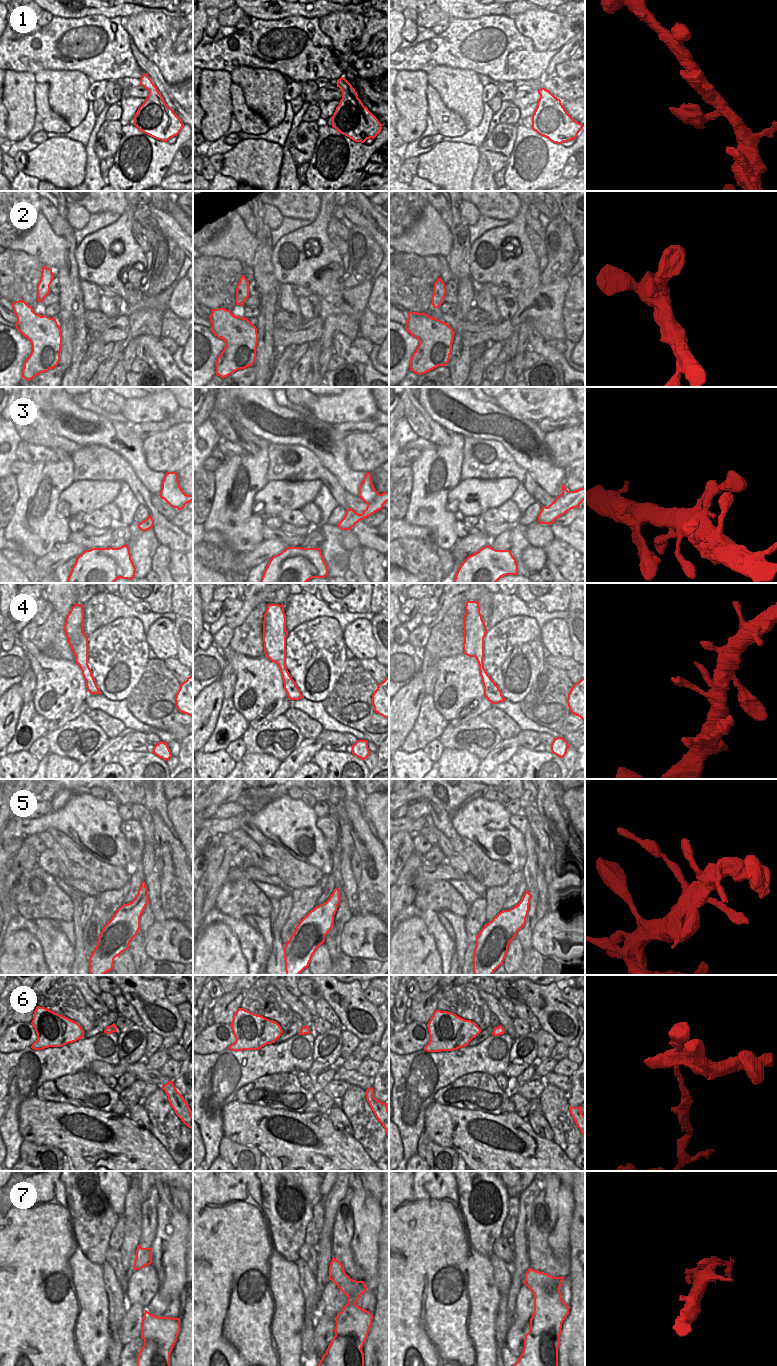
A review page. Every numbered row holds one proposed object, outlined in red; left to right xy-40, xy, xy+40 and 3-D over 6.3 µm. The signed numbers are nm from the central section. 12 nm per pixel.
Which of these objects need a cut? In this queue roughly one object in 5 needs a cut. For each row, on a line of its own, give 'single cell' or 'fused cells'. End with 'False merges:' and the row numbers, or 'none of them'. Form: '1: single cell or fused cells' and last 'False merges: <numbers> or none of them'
1: single cell
2: single cell
3: single cell
4: single cell
5: single cell
6: fused cells
7: single cell
False merges: 6

